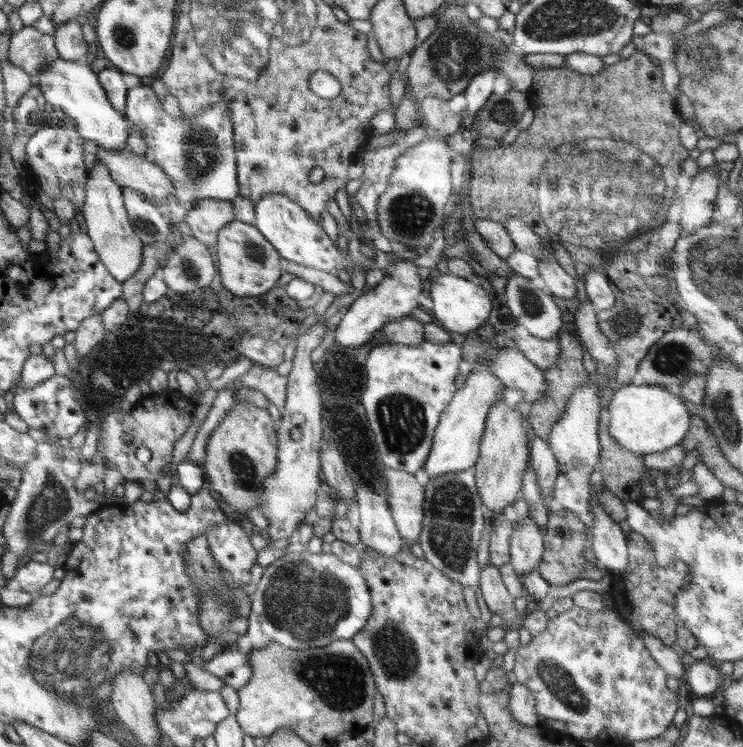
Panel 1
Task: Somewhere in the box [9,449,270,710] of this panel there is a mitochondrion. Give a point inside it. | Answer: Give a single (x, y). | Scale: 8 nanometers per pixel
(51, 502)

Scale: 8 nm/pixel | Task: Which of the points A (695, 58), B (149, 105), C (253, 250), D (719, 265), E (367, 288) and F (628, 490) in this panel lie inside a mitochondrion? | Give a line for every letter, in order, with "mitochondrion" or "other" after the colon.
A: mitochondrion
B: other
C: mitochondrion
D: mitochondrion
E: other
F: other

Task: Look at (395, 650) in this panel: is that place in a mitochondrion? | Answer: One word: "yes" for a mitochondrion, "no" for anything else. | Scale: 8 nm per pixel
yes

